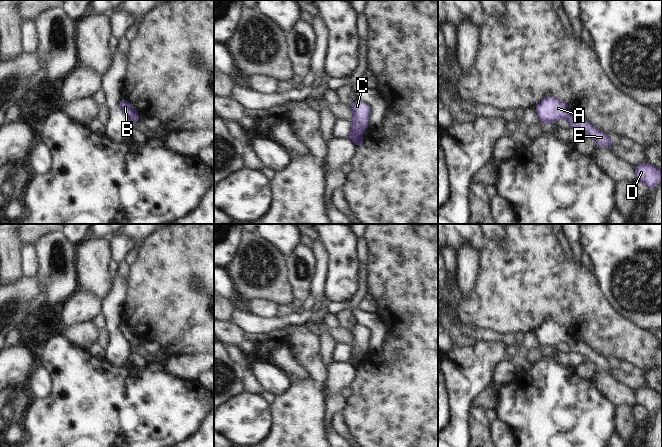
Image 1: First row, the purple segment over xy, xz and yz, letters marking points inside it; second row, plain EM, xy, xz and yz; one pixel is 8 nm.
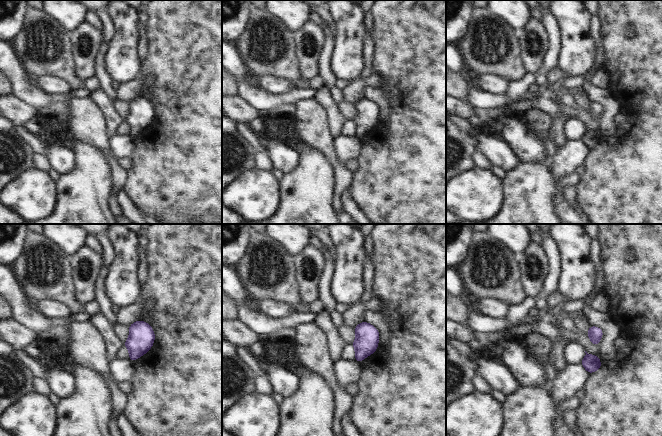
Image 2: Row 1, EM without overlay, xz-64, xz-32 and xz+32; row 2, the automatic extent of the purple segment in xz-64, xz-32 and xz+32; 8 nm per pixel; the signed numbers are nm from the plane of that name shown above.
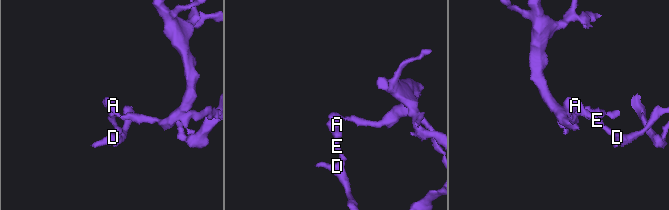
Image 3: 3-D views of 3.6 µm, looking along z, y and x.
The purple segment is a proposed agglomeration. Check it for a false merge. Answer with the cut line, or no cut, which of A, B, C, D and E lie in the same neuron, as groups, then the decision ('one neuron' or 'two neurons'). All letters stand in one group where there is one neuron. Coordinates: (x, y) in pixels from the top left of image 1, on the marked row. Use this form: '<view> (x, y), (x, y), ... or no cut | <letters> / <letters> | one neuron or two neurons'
no cut | A B C D E | one neuron

